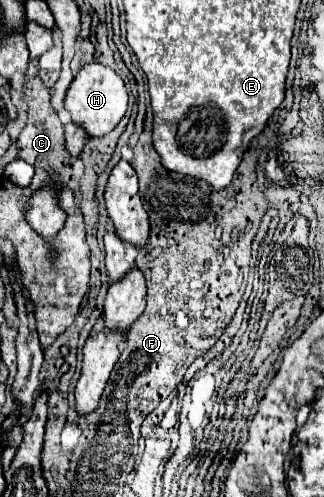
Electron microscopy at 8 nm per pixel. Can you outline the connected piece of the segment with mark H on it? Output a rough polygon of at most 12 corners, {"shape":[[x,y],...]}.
{"shape":[[90,63],[72,79],[64,109],[88,137],[126,115],[128,91],[110,67]]}

